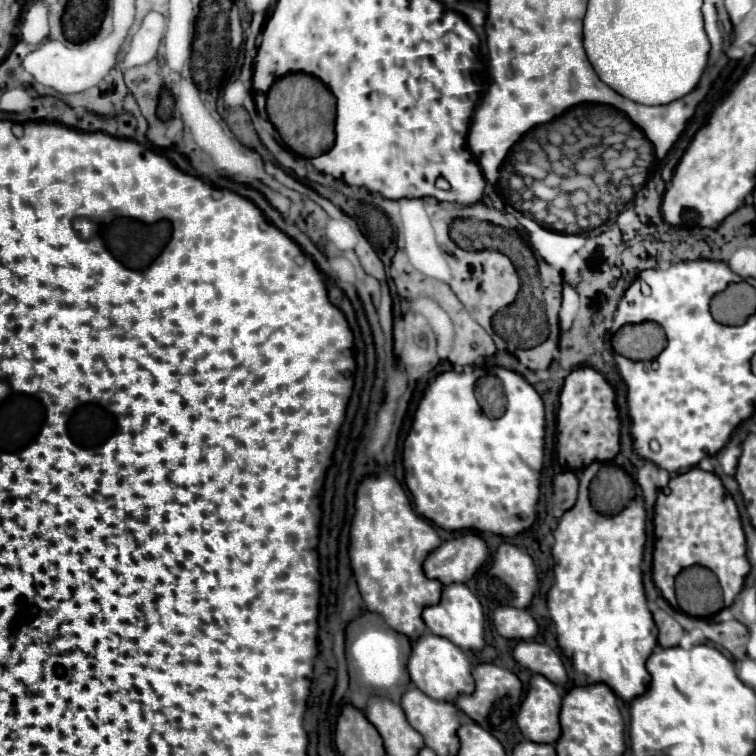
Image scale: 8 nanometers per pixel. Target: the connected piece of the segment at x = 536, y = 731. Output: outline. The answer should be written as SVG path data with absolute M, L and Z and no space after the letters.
M533 674L517 716L517 726L531 742L555 744L561 734L559 708L561 696L555 684L551 684L545 676Z

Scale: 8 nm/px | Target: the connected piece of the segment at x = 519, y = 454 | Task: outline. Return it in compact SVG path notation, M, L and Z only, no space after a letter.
M499 366L487 372L501 378L505 386L507 410L501 418L485 416L475 400L475 380L485 374L481 368L473 368L473 372L443 372L423 390L411 430L403 442L405 484L413 496L417 514L445 530L475 530L515 536L535 522L545 436L543 400L521 374Z

